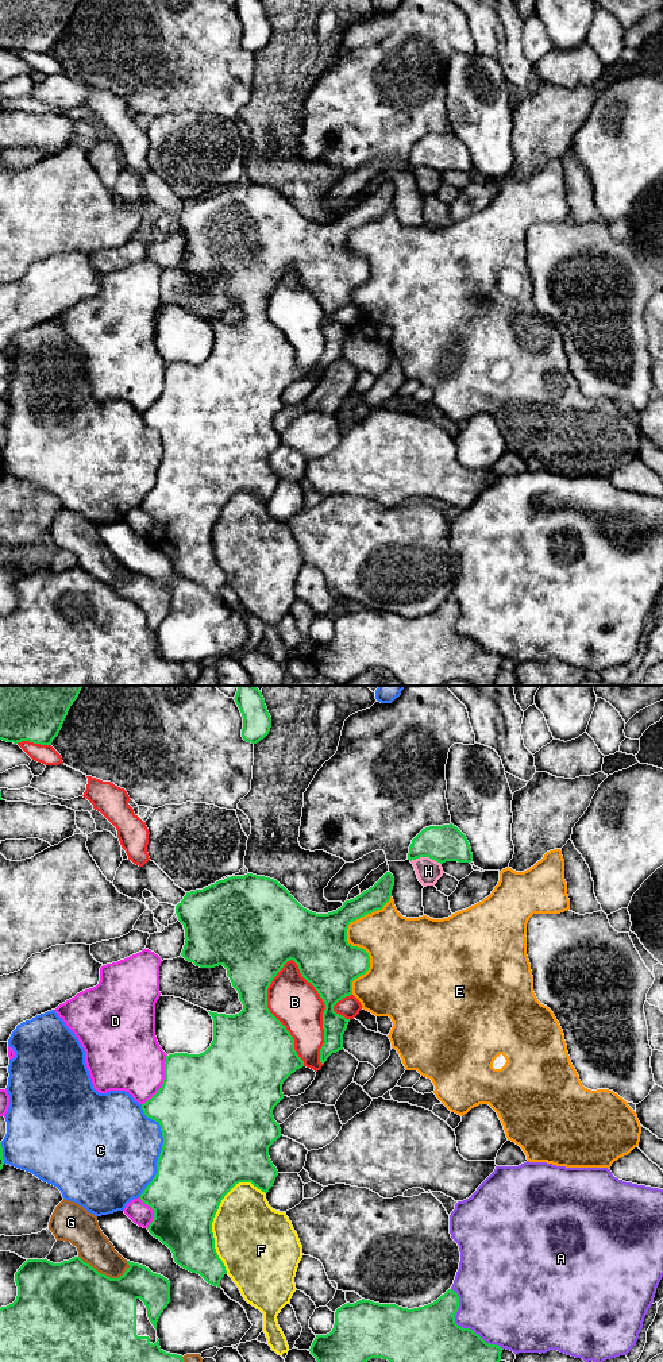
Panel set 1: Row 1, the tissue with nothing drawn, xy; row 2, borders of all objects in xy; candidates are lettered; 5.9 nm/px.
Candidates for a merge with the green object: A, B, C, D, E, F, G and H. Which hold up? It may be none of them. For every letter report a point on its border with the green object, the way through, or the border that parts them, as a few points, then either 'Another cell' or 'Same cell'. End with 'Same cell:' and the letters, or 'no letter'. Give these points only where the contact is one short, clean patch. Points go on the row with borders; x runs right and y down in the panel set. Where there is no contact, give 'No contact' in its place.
A: Touches green at xy (462, 1327). Another cell
B: Touches green at xy (324, 1011). Another cell
C: Touches green at xy (162, 1149). Another cell
D: Touches green at xy (164, 1080). Another cell
E: Touches green at xy (347, 941). Same cell
F: Touches green at xy (212, 1220). Another cell
G: Touches green at xy (104, 1274). Another cell
H: Touches green at xy (426, 856). Another cell
Same cell: E

